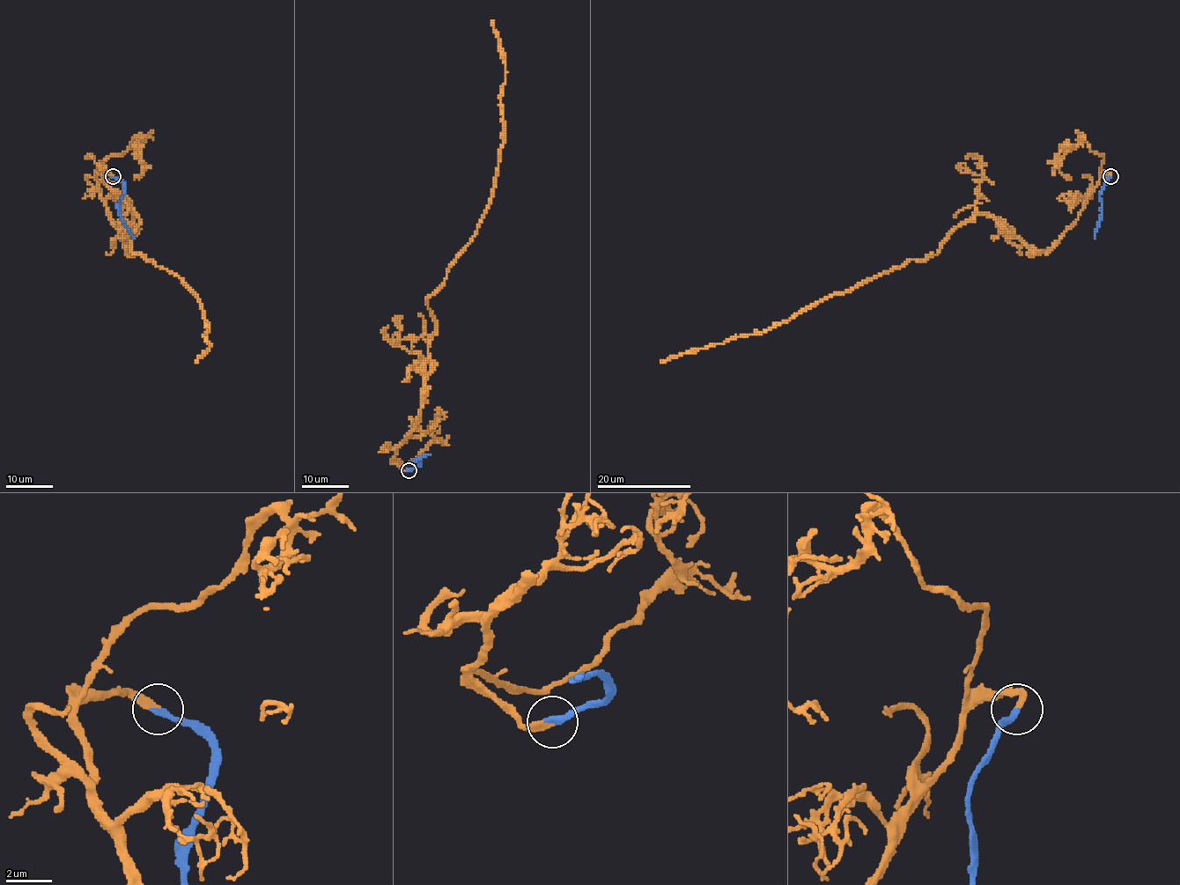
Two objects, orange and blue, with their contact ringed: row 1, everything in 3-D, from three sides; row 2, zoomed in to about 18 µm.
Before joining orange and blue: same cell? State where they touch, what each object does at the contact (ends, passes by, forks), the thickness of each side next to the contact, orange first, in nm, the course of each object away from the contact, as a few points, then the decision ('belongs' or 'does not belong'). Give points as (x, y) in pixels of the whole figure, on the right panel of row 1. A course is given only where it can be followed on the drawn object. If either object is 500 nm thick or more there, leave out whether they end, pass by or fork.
place (1110, 176); orange ends; blue ends; calibres 280 and 280 nm; course orange (1110, 177), (1100, 178), (1079, 219), (1044, 250), (991, 217), (973, 216), (939, 252), (768, 329), (661, 362); course blue (1110, 177), (1100, 195), (1101, 216), (1094, 239); belongs

